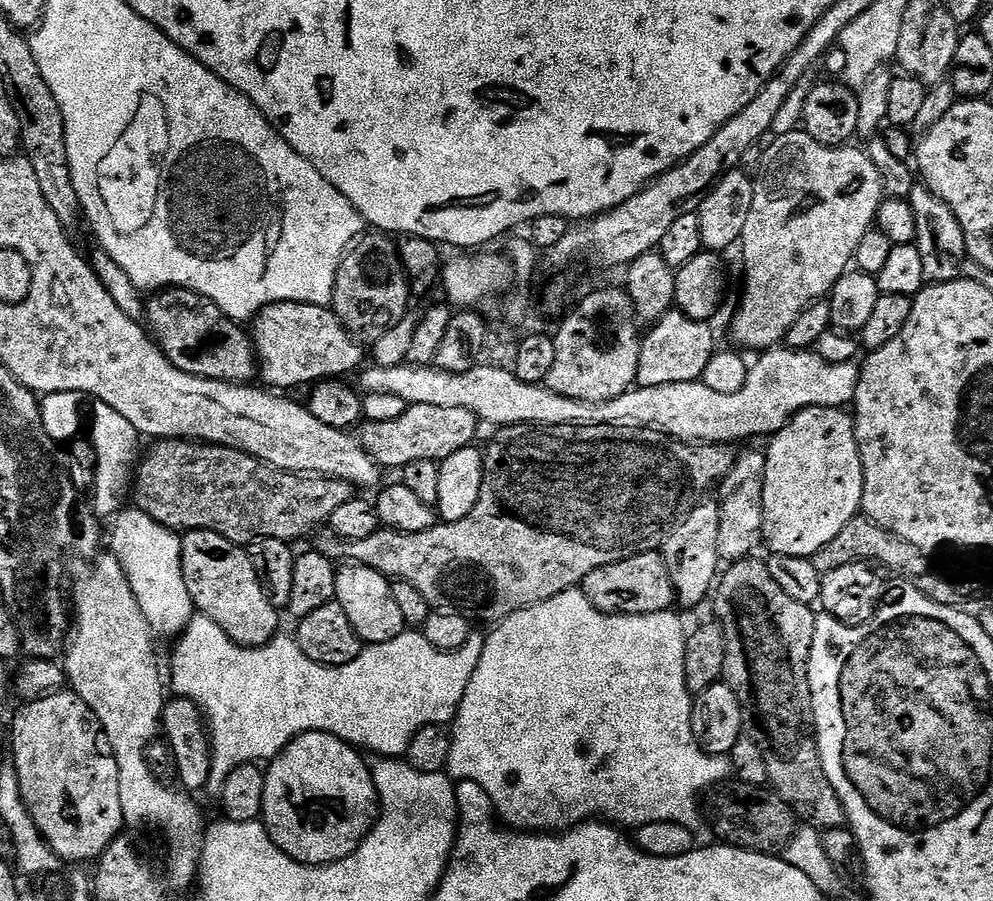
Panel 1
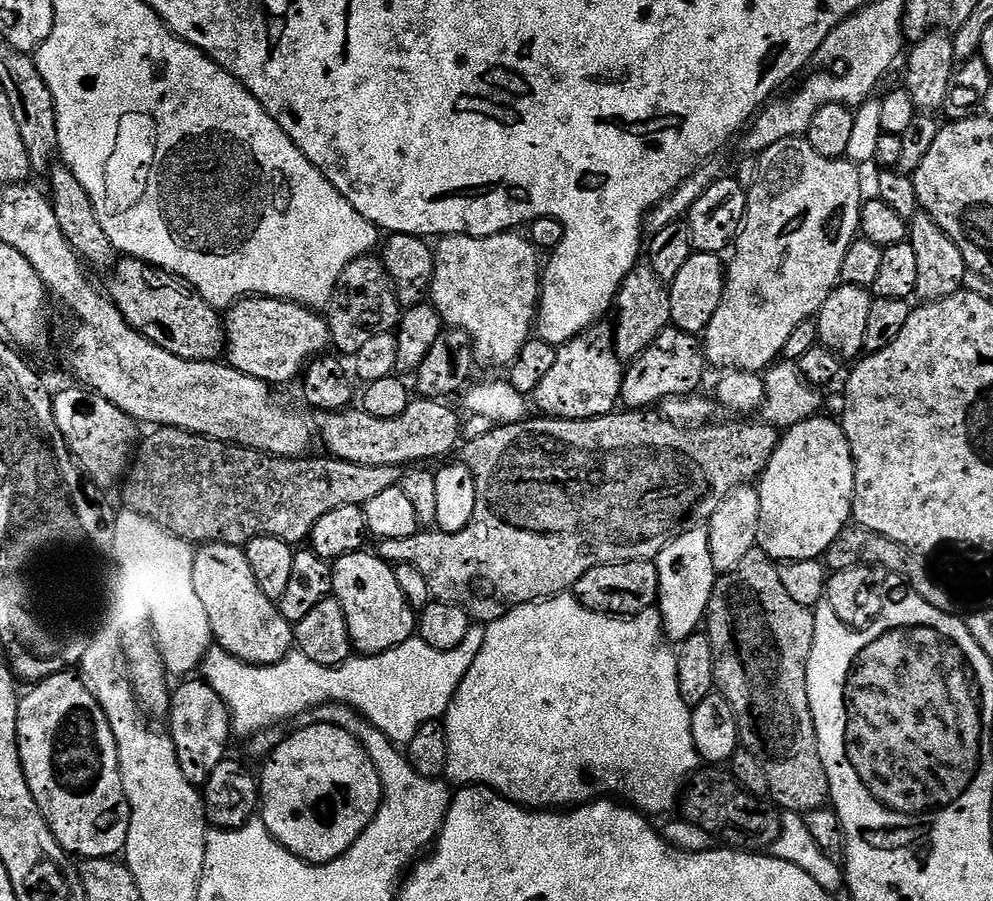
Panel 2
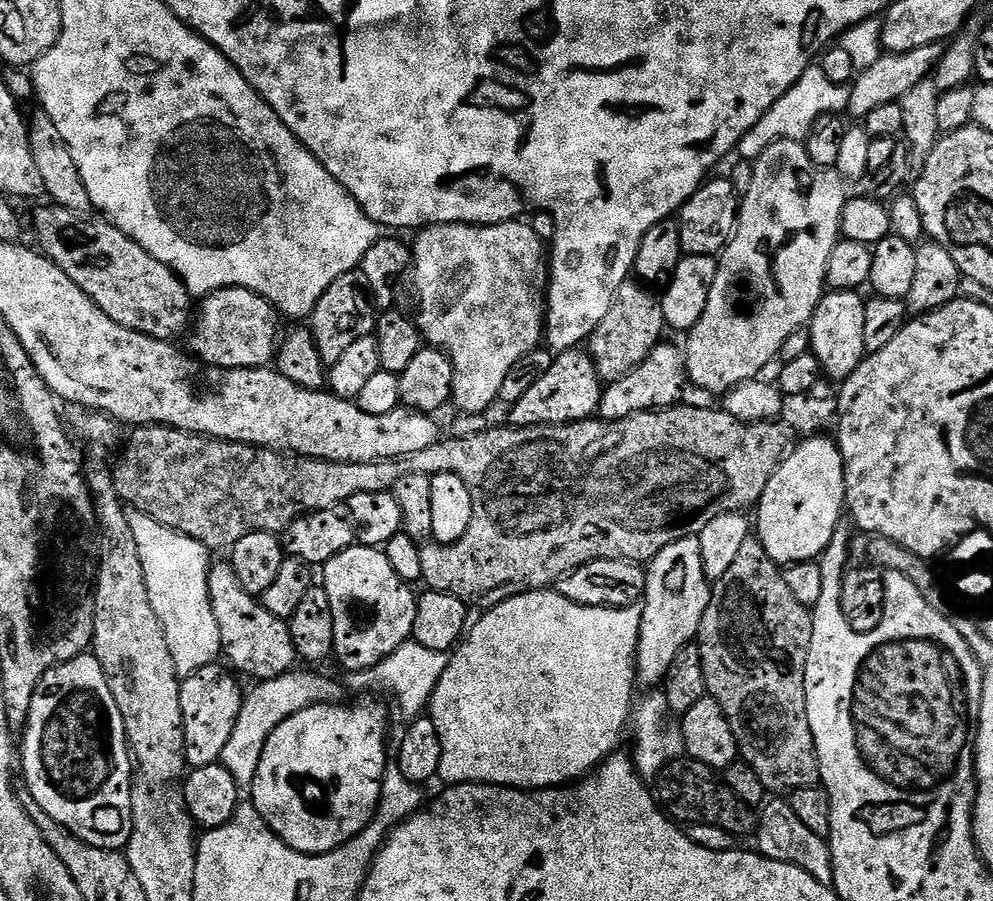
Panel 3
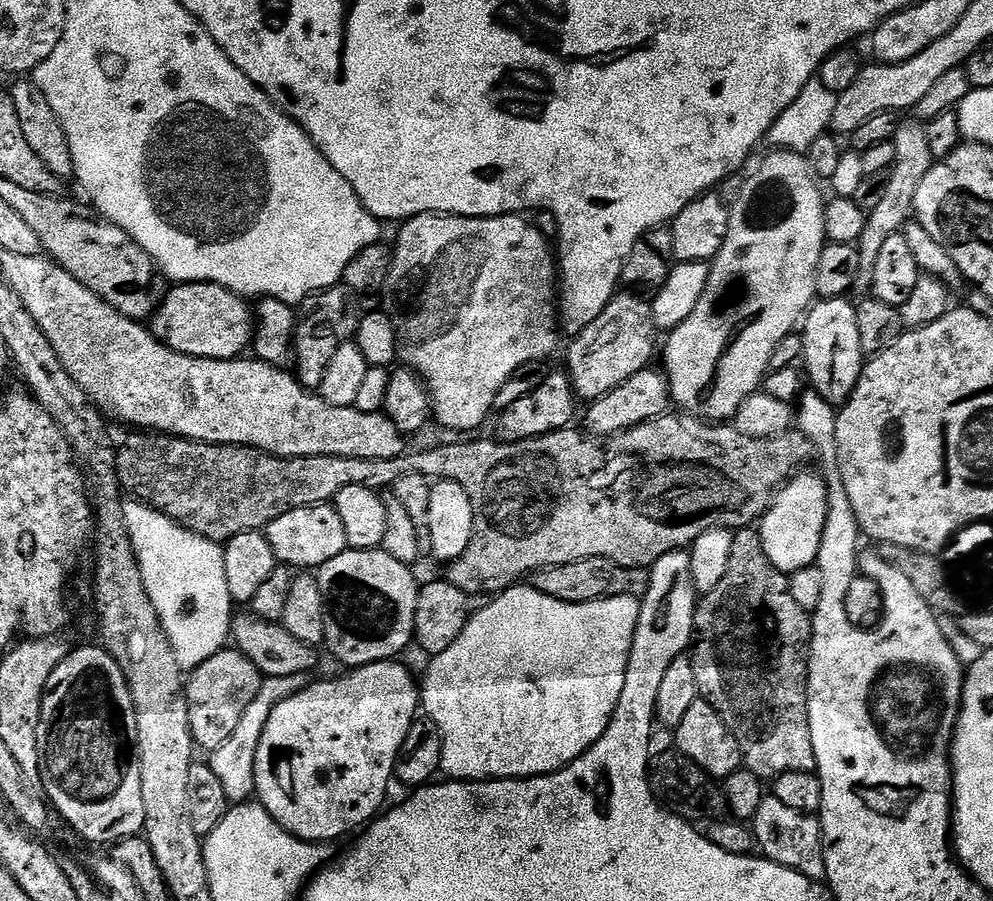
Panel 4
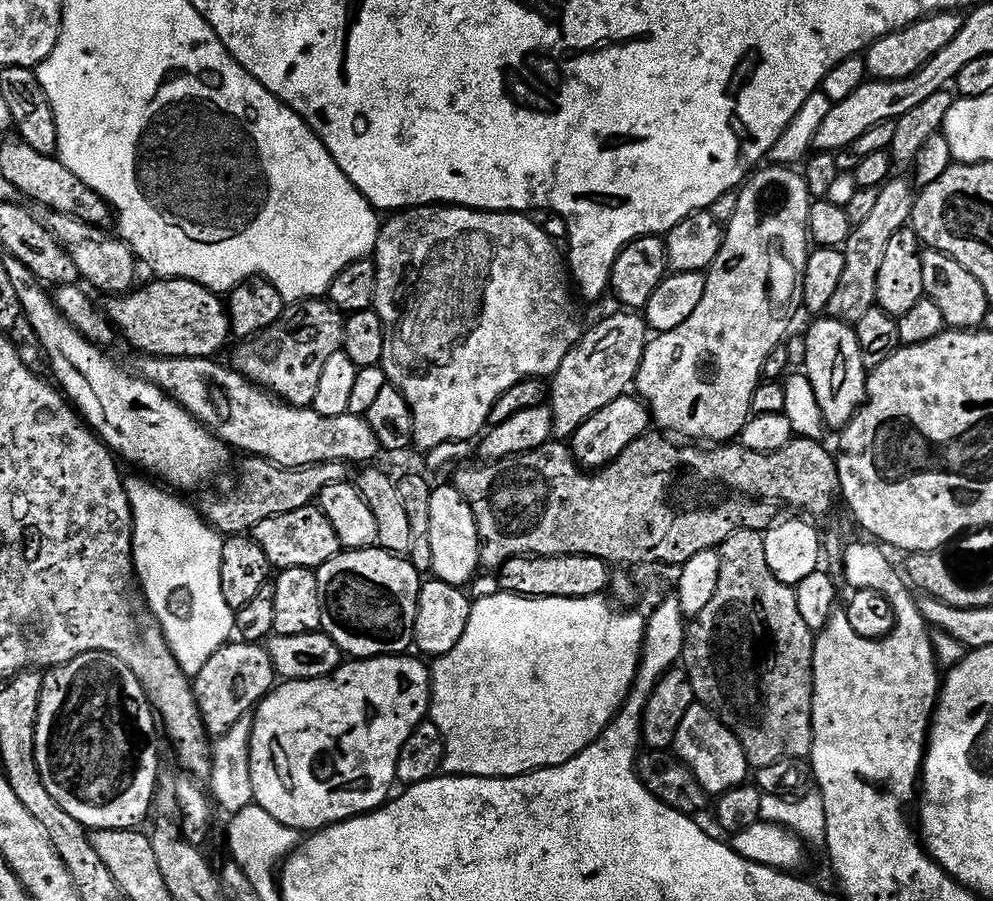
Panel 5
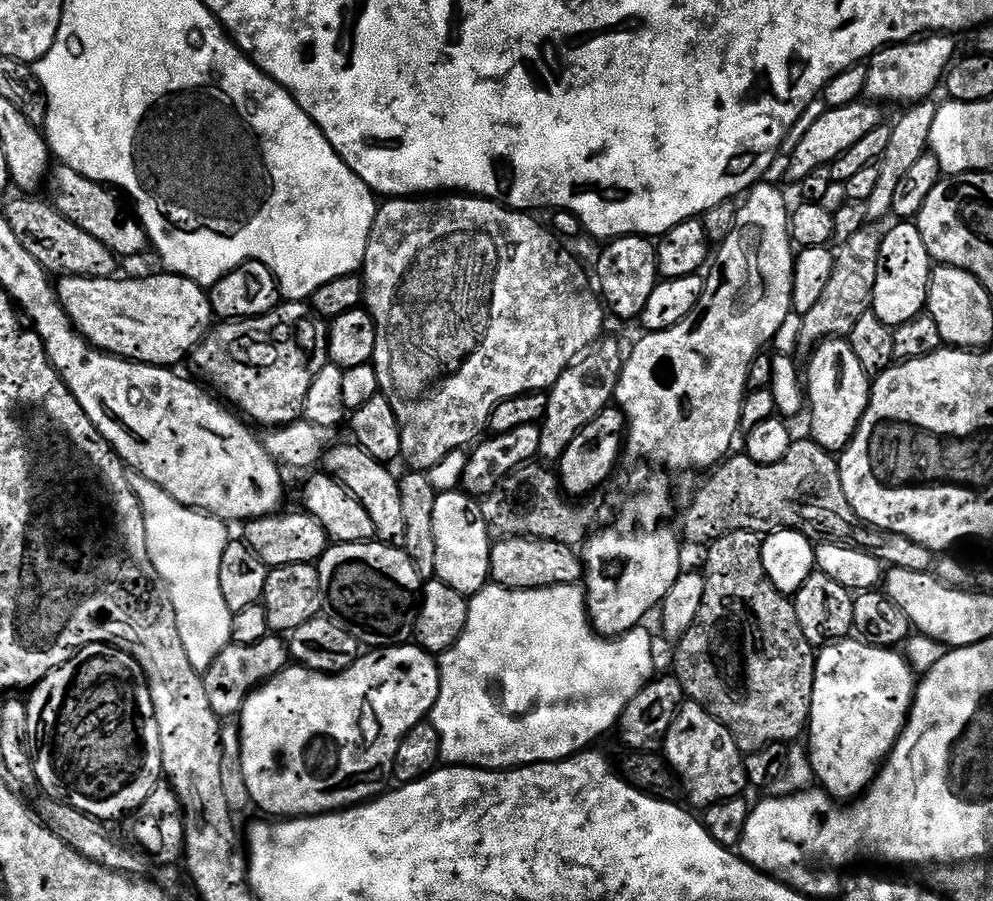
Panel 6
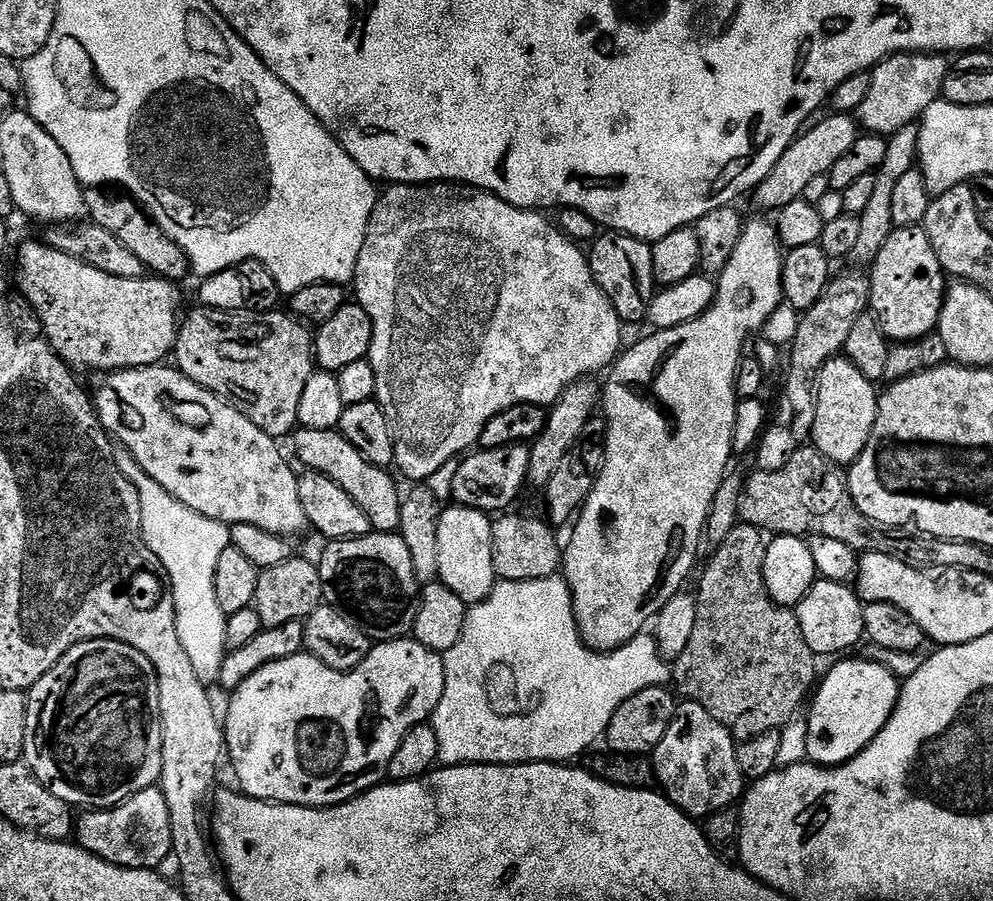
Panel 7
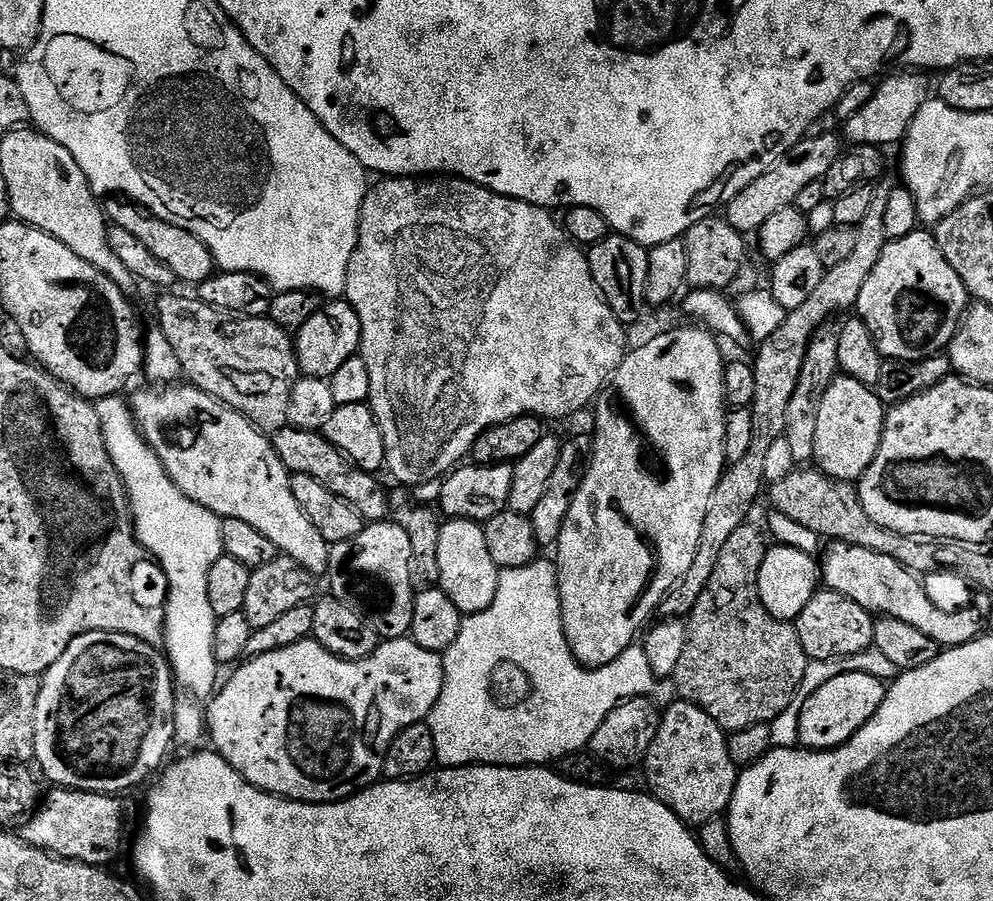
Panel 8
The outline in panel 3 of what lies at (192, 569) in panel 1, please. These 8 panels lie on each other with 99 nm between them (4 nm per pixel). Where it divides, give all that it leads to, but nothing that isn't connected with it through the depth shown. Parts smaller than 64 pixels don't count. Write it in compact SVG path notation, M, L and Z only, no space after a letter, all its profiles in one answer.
M213 563L208 570L208 585L210 606L214 610L214 620L218 622L220 651L237 673L245 672L253 676L253 681L259 682L273 680L297 667L298 657L287 623L274 618L257 597L242 590L242 582L238 582L231 563Z

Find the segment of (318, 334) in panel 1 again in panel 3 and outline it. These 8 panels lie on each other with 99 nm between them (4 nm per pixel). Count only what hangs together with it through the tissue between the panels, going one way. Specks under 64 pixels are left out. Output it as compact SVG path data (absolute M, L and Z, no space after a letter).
M220 288L199 301L190 332L192 348L202 363L219 370L267 368L276 359L279 319L266 297L245 288Z

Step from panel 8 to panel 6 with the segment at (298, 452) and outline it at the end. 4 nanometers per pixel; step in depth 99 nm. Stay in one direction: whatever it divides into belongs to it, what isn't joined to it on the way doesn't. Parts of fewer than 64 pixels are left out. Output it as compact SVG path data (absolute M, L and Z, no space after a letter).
M347 443L341 448L336 446L325 452L322 461L323 471L334 477L342 486L346 486L350 494L354 494L354 498L362 502L366 514L370 514L374 522L376 540L379 543L389 544L392 548L403 548L406 542L406 522L402 507L402 490L397 473L392 473L393 469L383 464L378 458L370 458L370 454L366 454L366 450L362 450L359 444Z

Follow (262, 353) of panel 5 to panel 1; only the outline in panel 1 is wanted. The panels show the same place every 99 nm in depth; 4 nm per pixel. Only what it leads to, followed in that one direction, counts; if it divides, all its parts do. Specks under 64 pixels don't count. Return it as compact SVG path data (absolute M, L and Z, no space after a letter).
M388 234L368 235L361 235L345 252L342 262L338 266L330 307L342 322L345 330L352 335L353 340L371 346L378 338L382 338L382 334L386 334L391 328L398 326L398 322L402 322L409 315L408 300L411 301L413 295L412 288L408 285L408 275L405 274L400 261L400 249L397 241Z

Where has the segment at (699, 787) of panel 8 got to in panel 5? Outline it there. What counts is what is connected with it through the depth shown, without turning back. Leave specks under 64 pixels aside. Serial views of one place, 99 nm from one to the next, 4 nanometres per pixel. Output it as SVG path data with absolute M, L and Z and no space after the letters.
M699 702L692 704L690 710L686 710L686 718L682 718L682 726L678 726L674 752L691 770L694 778L698 778L709 797L719 798L725 792L739 788L749 779L750 765L744 747L720 719Z

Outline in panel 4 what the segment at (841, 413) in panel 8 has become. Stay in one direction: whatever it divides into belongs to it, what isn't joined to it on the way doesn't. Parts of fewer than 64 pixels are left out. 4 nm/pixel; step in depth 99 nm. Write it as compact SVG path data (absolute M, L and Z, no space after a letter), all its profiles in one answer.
M848 298L820 300L813 303L802 321L802 364L807 379L814 391L833 406L843 406L849 400L866 363L862 342L858 338L856 304L850 301Z

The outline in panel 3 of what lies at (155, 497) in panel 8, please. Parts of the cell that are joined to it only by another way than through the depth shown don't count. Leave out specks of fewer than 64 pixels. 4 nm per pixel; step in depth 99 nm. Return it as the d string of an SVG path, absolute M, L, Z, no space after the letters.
M129 511L128 521L130 530L134 532L134 542L138 542L150 606L154 606L154 614L158 614L162 622L178 674L183 678L202 670L207 664L217 663L221 655L220 635L210 606L209 548L202 546L202 542L194 542L194 538L186 538L186 534L178 534L154 522L154 518L141 512Z

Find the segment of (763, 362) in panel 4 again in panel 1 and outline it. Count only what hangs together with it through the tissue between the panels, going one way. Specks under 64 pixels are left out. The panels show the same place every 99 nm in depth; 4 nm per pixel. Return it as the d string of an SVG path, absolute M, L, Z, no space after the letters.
M797 130L797 132L788 132L785 136L778 137L768 149L765 147L761 151L760 169L754 173L752 181L754 202L750 202L750 215L746 218L746 230L742 230L742 238L738 245L738 252L744 255L744 293L740 296L740 305L736 308L736 317L732 320L732 336L741 344L741 346L739 345L741 349L767 350L777 347L783 341L786 330L790 330L790 326L794 326L798 314L802 314L802 310L806 310L816 301L825 299L838 282L838 278L842 278L845 272L853 267L858 242L862 242L862 234L866 234L874 227L880 203L886 197L882 190L882 182L878 178L878 170L874 170L874 162L870 162L867 151L863 147L852 147L827 148L818 142L814 142L814 138L810 138L808 132Z

